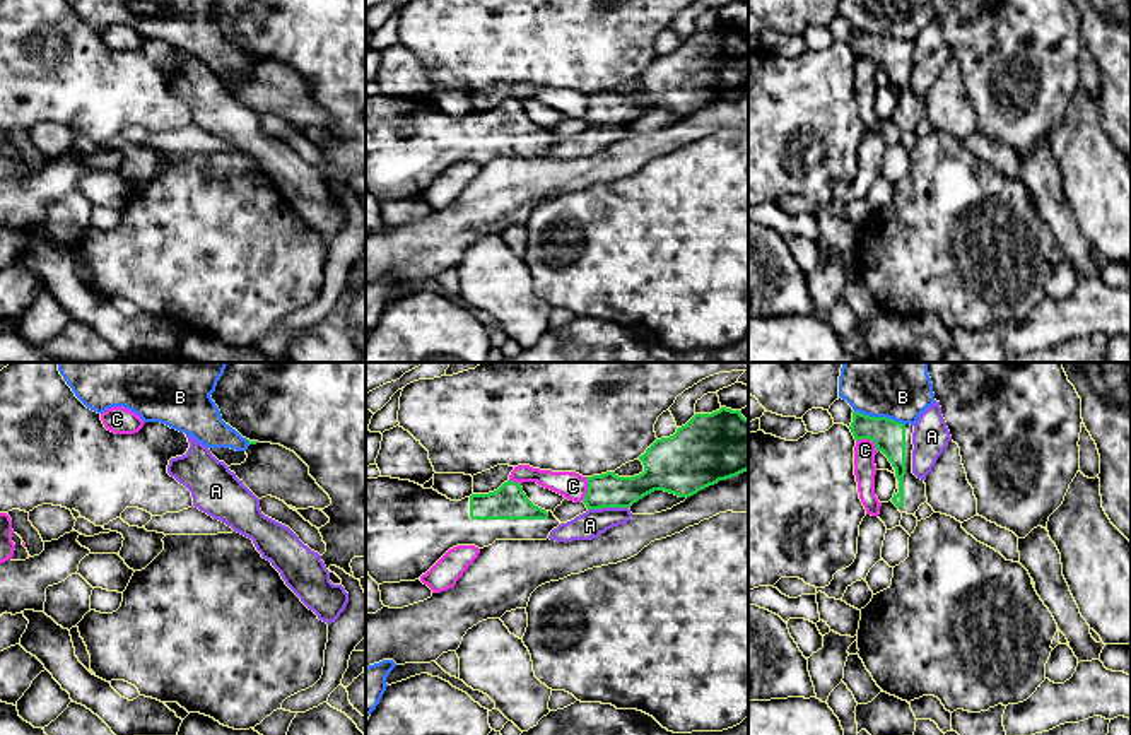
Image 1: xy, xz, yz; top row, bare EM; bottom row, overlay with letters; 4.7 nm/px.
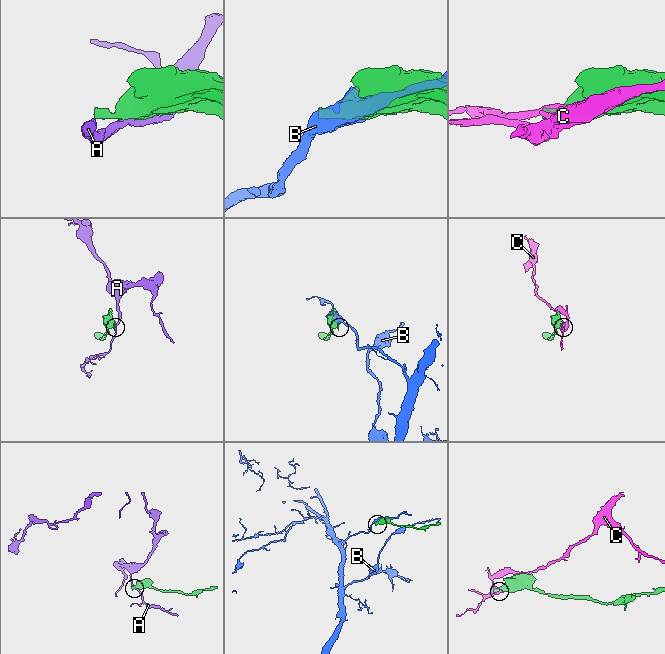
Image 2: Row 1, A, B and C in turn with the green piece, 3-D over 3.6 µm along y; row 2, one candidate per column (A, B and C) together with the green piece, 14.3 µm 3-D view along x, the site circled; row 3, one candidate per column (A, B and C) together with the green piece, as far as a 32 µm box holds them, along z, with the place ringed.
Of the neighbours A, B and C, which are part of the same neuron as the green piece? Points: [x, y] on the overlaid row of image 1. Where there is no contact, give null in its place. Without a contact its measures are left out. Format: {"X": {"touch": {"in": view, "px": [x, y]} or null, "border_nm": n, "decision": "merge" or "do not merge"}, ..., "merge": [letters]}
{"A": {"touch": {"in": "xz", "px": [607, 506]}, "border_nm": 190, "decision": "do not merge"}, "B": {"touch": {"in": "yz", "px": [880, 417]}, "border_nm": 240, "decision": "do not merge"}, "C": {"touch": {"in": "yz", "px": [870, 440]}, "border_nm": 120, "decision": "do not merge"}, "merge": []}

